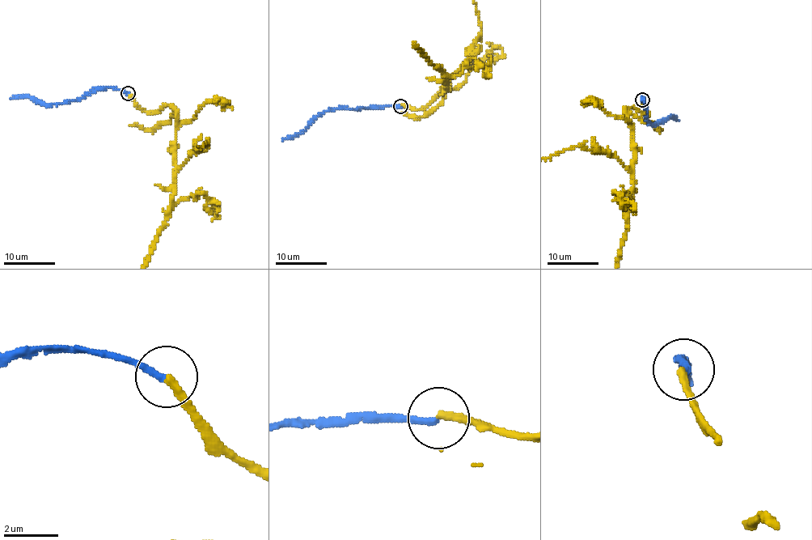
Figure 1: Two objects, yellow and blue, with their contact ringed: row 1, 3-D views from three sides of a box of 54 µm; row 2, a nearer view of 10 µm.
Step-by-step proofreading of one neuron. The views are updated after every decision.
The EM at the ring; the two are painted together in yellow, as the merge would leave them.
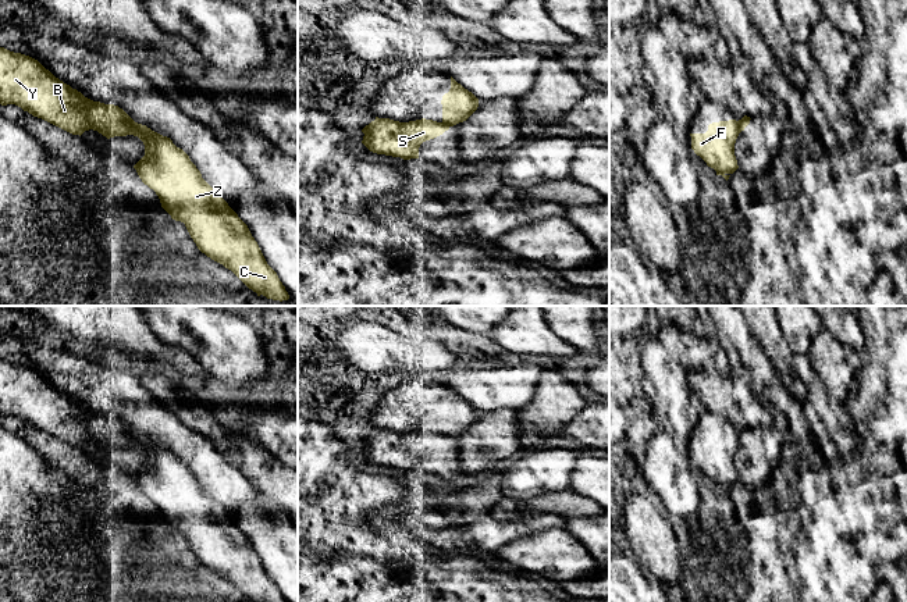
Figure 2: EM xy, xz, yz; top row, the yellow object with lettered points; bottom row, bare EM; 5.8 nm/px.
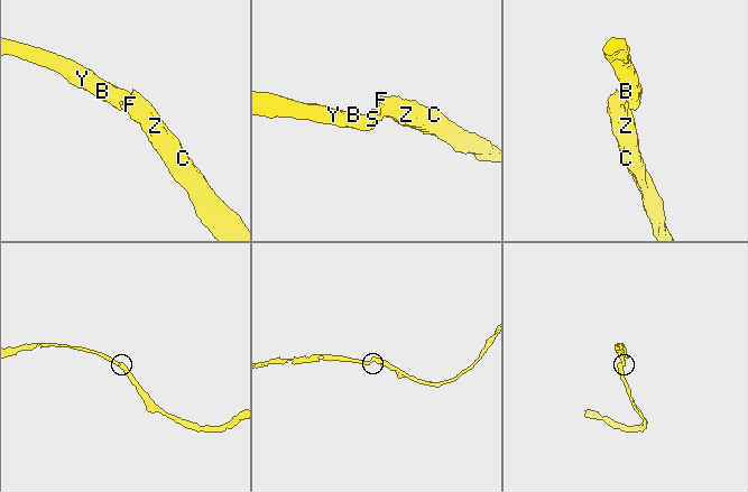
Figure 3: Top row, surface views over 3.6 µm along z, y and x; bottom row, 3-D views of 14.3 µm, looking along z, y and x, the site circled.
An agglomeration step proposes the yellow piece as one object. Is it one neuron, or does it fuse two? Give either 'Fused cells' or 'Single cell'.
Fused cells

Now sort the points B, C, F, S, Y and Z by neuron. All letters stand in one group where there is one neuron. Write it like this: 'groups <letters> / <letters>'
groups B S Y / C F Z

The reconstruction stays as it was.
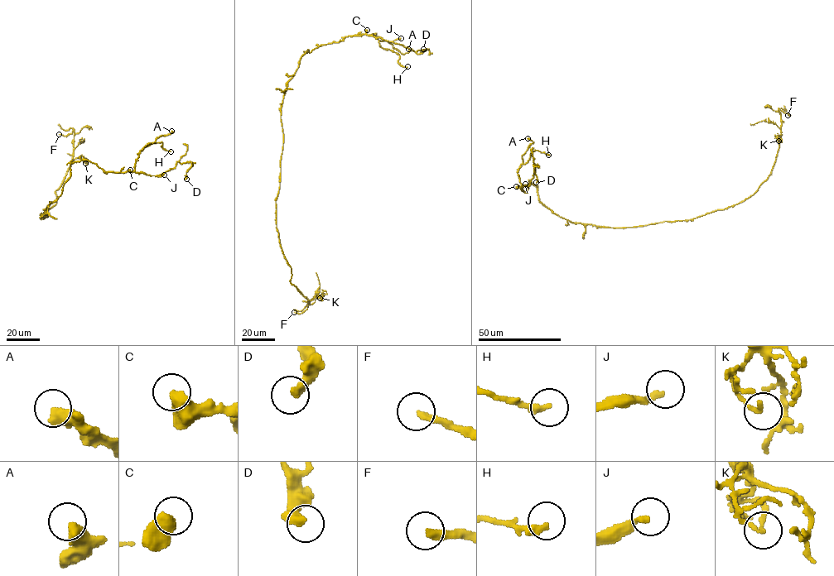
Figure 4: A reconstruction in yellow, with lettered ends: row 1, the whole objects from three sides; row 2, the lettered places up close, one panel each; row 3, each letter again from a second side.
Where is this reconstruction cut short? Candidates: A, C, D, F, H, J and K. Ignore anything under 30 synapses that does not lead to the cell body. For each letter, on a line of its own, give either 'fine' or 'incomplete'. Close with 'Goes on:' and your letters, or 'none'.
A: fine
C: fine
D: fine
F: incomplete
H: fine
J: incomplete
K: fine
Goes on: F, J

